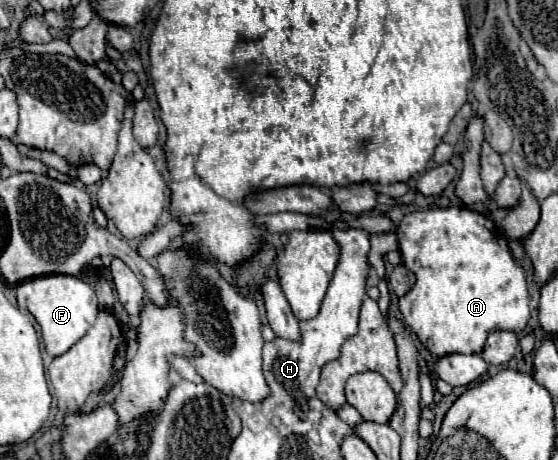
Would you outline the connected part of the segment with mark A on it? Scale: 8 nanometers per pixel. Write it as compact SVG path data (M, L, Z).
M466 207L414 211L402 219L396 235L404 265L416 275L414 287L398 299L398 307L404 315L406 325L418 335L420 343L434 357L442 357L448 353L482 353L488 333L496 329L520 333L526 327L530 319L530 297L524 269L516 263L504 233L494 225L494 221L486 219L486 215L470 211Z

